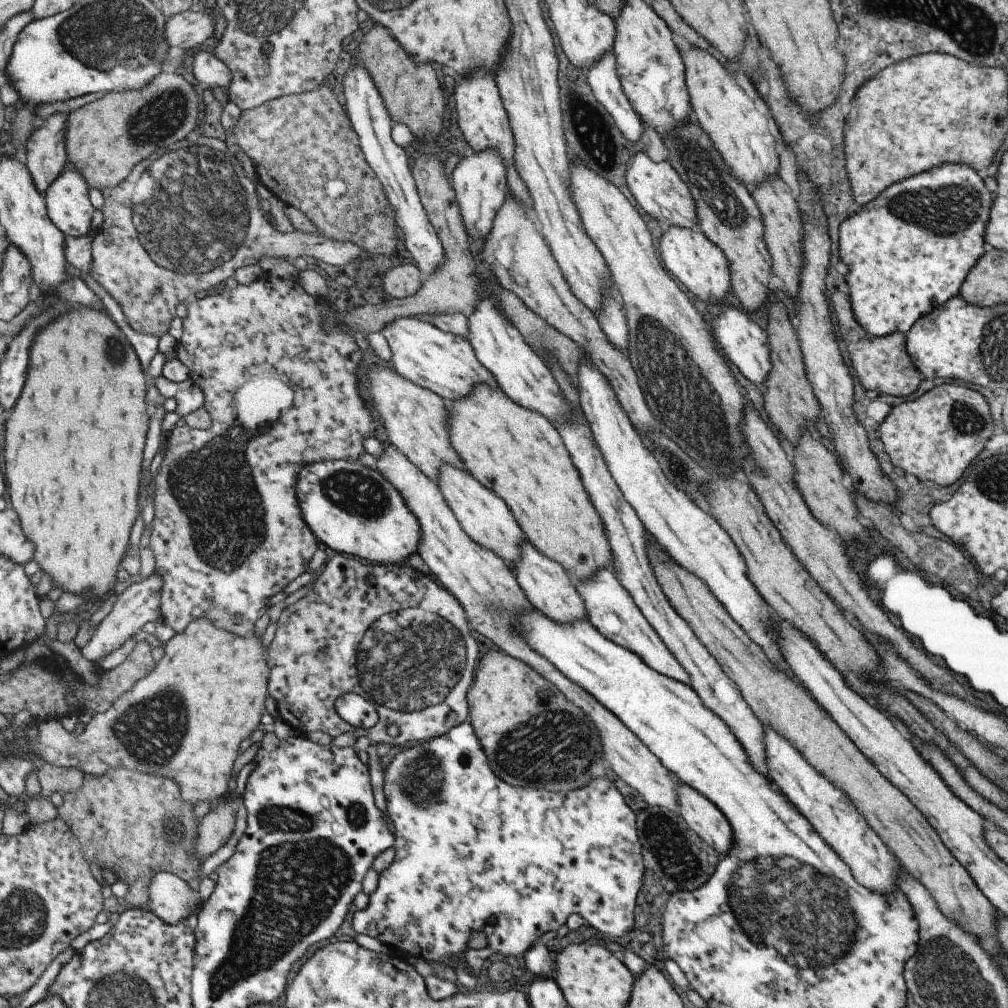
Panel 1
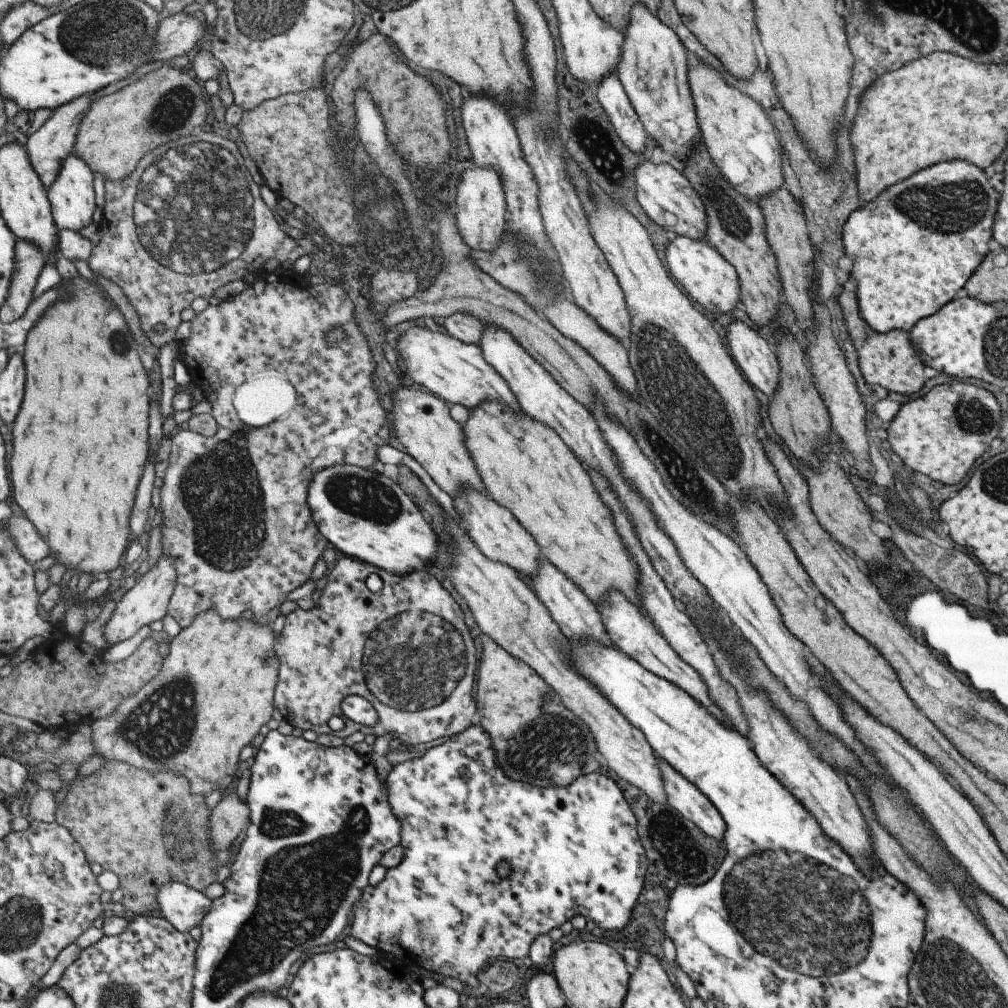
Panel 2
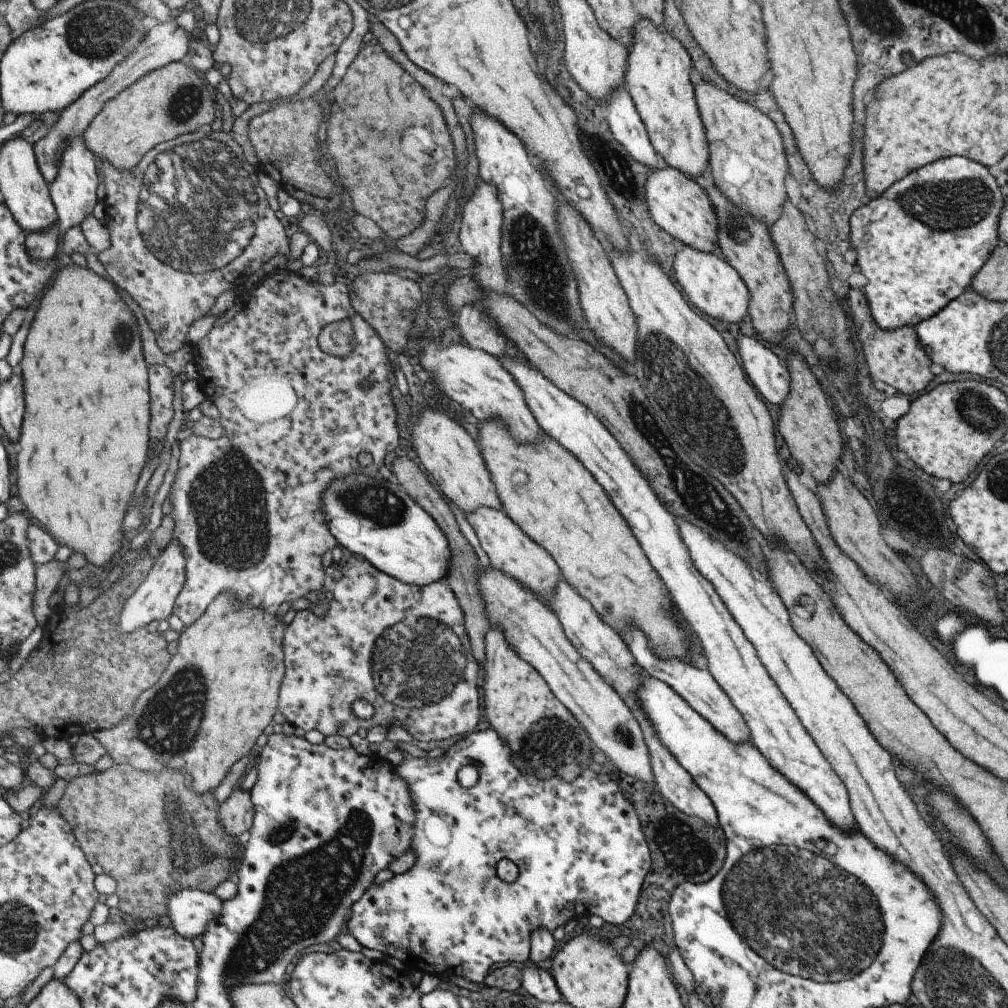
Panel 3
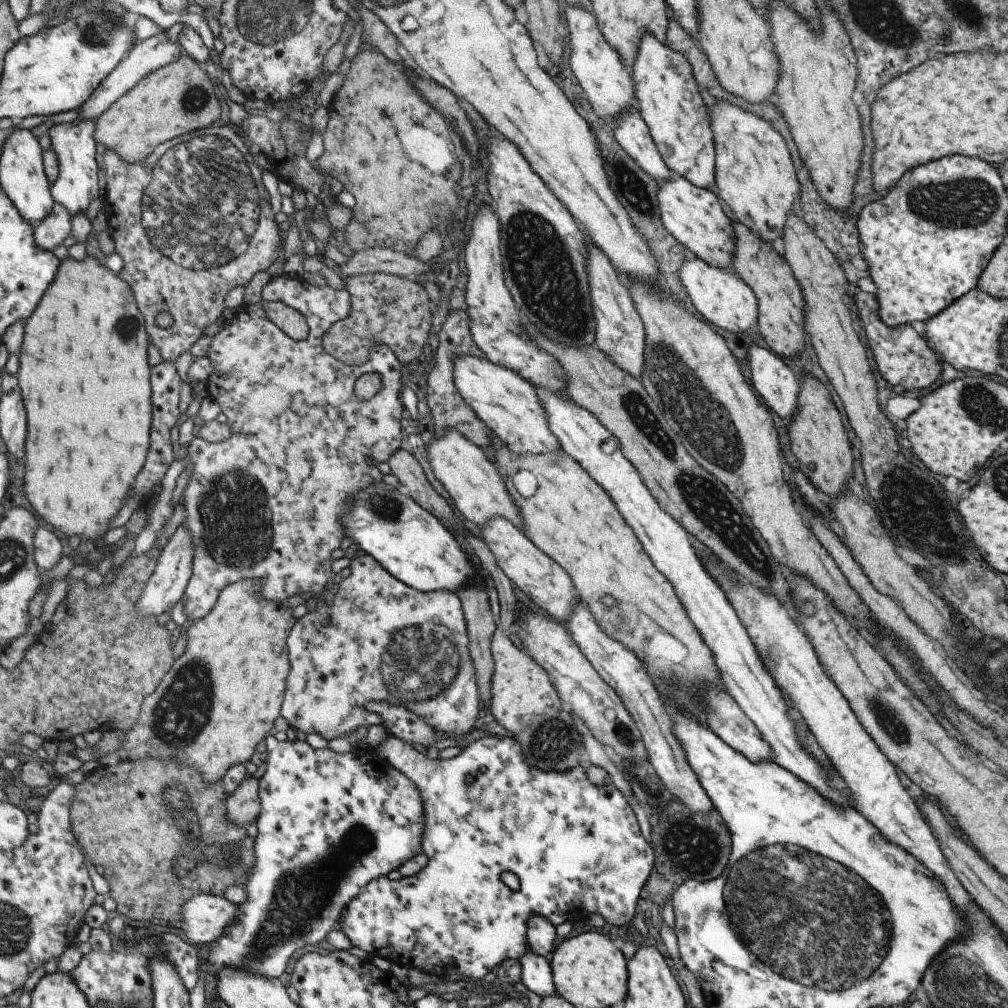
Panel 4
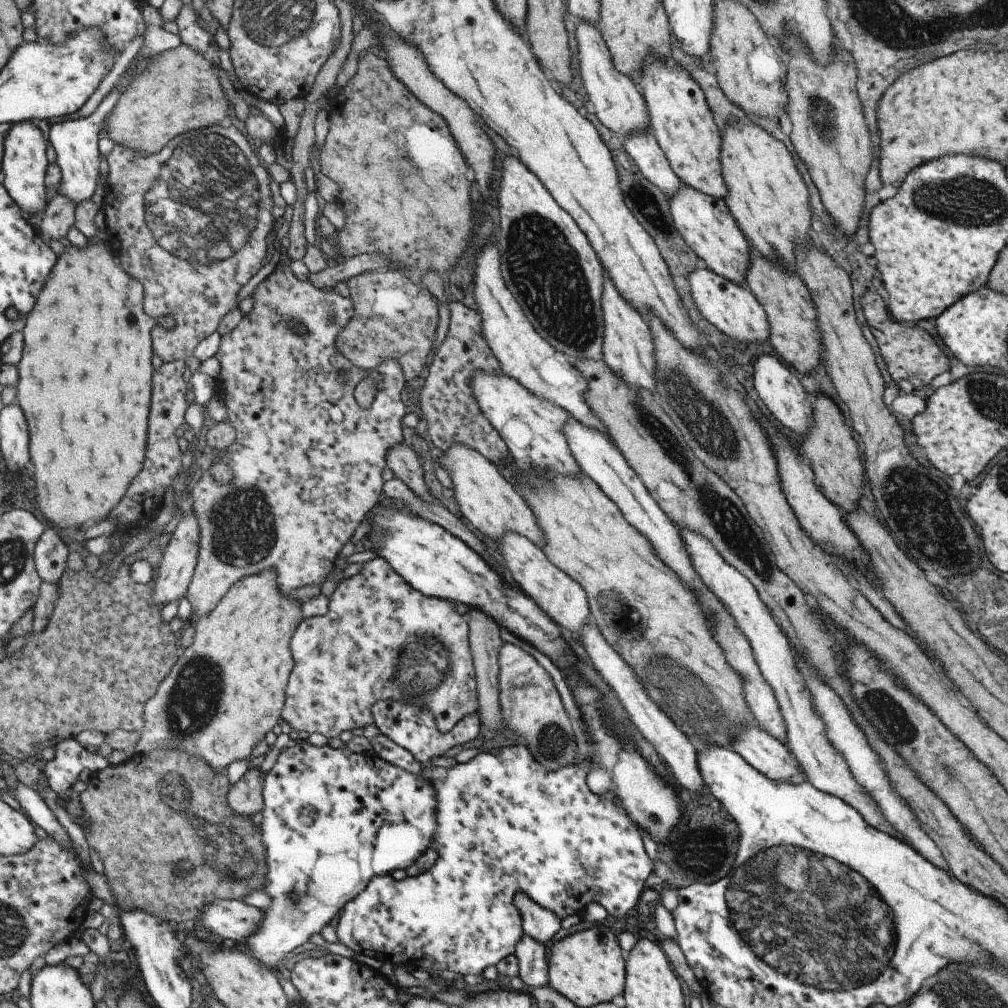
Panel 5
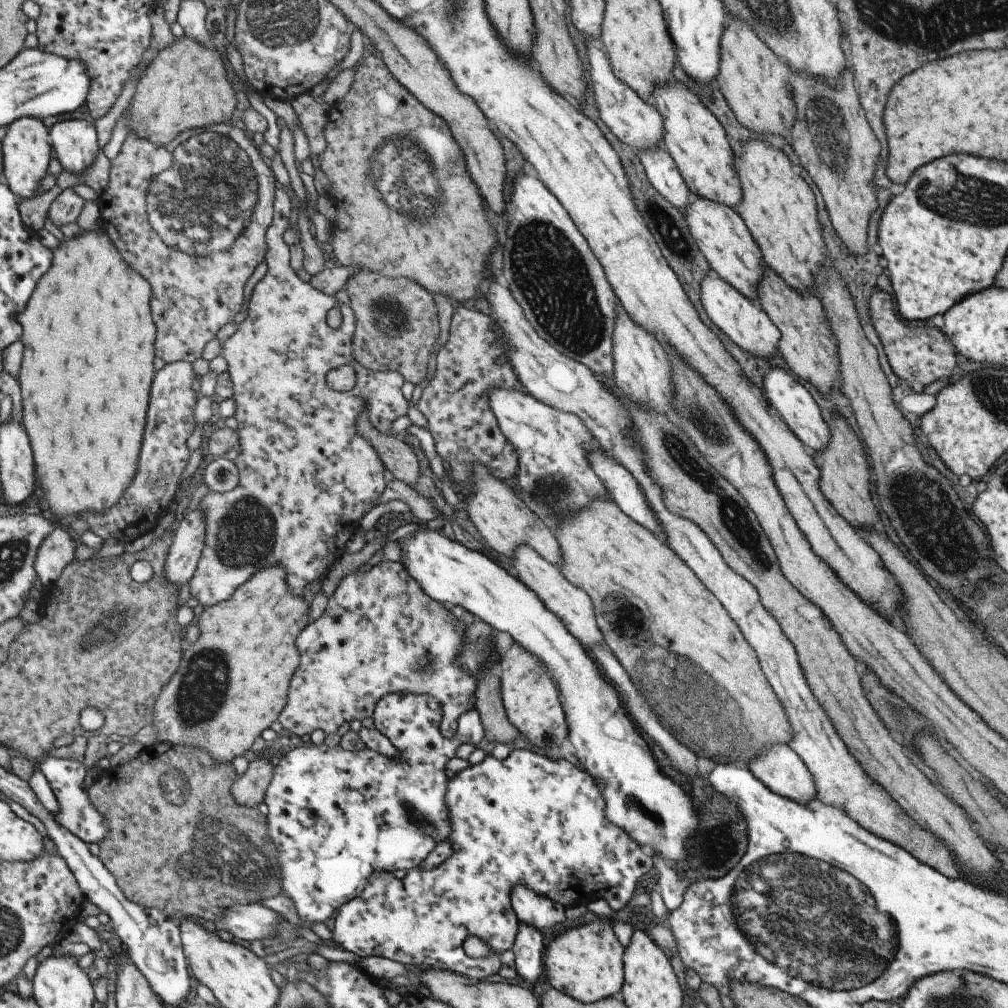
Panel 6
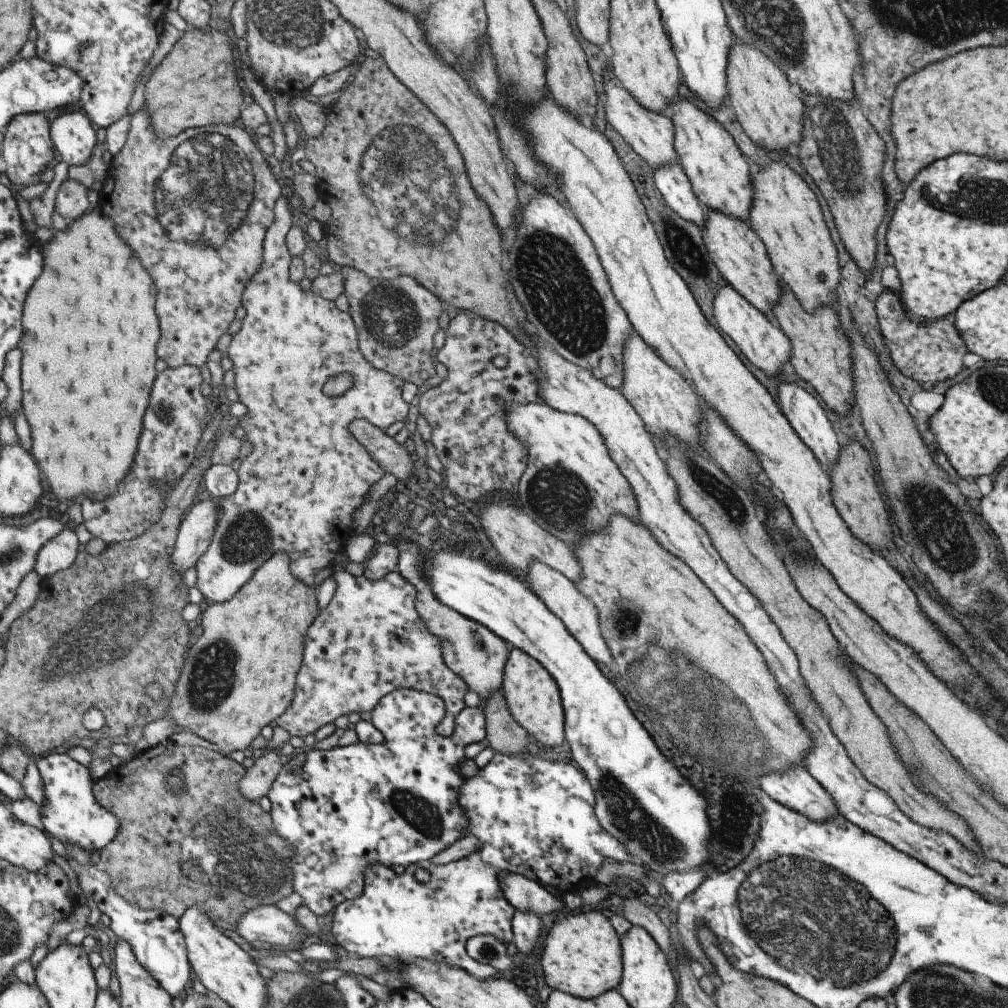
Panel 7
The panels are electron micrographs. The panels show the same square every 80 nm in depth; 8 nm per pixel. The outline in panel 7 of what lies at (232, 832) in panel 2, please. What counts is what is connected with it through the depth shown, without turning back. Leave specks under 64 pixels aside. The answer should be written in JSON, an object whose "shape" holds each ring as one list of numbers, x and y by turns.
{"shape":[[265,749,240,782,240,791,252,801,263,798,283,768,284,761,283,757,275,753,275,749]]}

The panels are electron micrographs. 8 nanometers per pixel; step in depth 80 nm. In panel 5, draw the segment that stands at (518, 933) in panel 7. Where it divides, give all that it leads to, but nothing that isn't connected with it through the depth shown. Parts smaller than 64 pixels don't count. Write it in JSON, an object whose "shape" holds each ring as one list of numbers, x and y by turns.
{"shape":[[523,933,519,937,519,940,515,943,512,954,517,959,518,964,518,977,523,982,524,986,531,986,531,988,547,985,547,961,543,955,544,944,533,940,530,936]]}

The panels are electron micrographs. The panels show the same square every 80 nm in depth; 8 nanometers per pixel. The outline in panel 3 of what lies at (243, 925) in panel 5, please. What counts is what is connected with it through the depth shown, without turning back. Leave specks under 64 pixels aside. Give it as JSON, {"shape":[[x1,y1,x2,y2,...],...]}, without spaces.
{"shape":[[199,889,179,891,170,897,166,921,185,938,203,938,208,924,224,912,224,901,213,893]]}

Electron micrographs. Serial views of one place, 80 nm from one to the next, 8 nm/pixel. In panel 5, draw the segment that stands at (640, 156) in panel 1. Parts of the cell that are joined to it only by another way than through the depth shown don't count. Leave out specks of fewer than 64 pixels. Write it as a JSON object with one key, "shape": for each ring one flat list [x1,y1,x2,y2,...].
{"shape":[[680,184,680,189,668,198,673,228,679,231,687,246,701,258,707,269,726,278,737,286,745,286,744,278,750,265,750,246,736,226,723,199,713,198]]}

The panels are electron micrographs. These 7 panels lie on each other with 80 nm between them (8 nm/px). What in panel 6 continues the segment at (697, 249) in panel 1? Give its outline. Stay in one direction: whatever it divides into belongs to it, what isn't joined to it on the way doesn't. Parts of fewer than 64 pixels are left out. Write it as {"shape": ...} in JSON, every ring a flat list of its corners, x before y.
{"shape":[[711,274,700,282,700,301,705,314,709,320,724,332,733,344,737,344,741,350,749,352,755,358,770,357,777,351,778,342,781,336,779,329,769,320,765,311,740,292,737,292,727,282,718,276]]}

